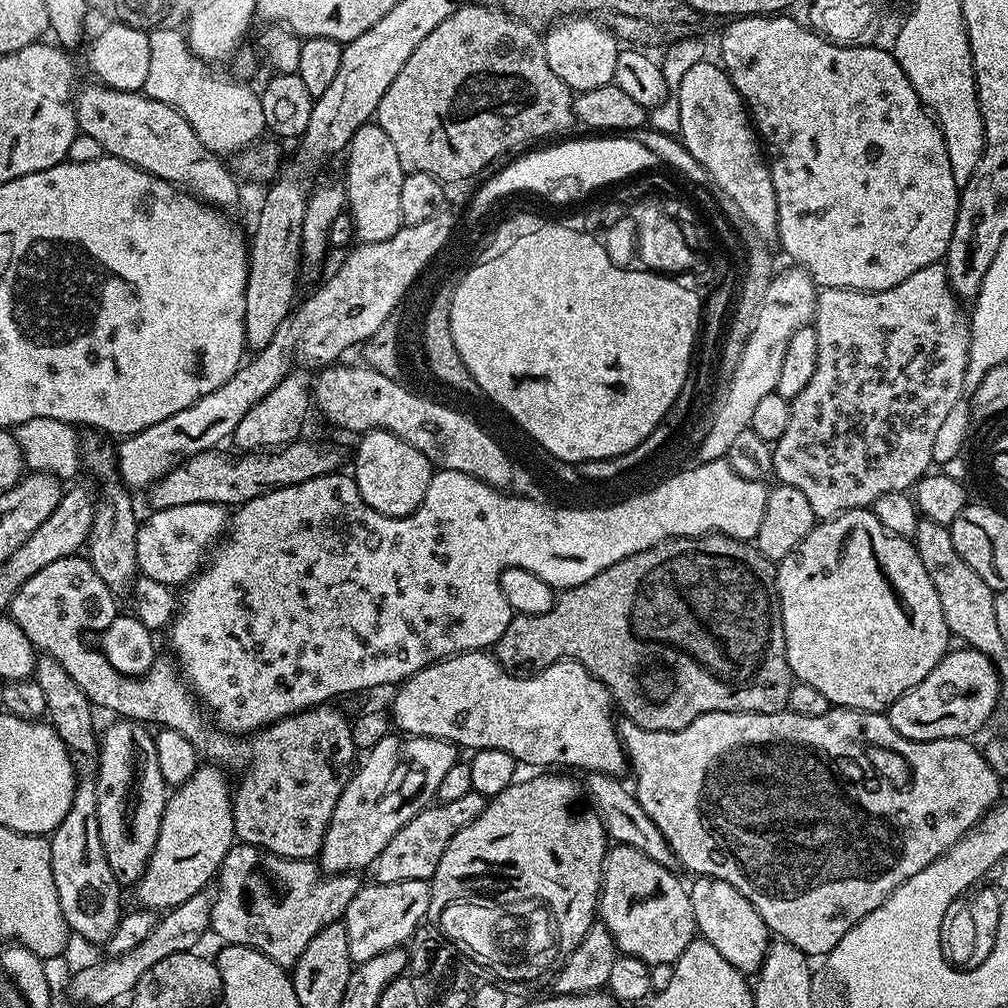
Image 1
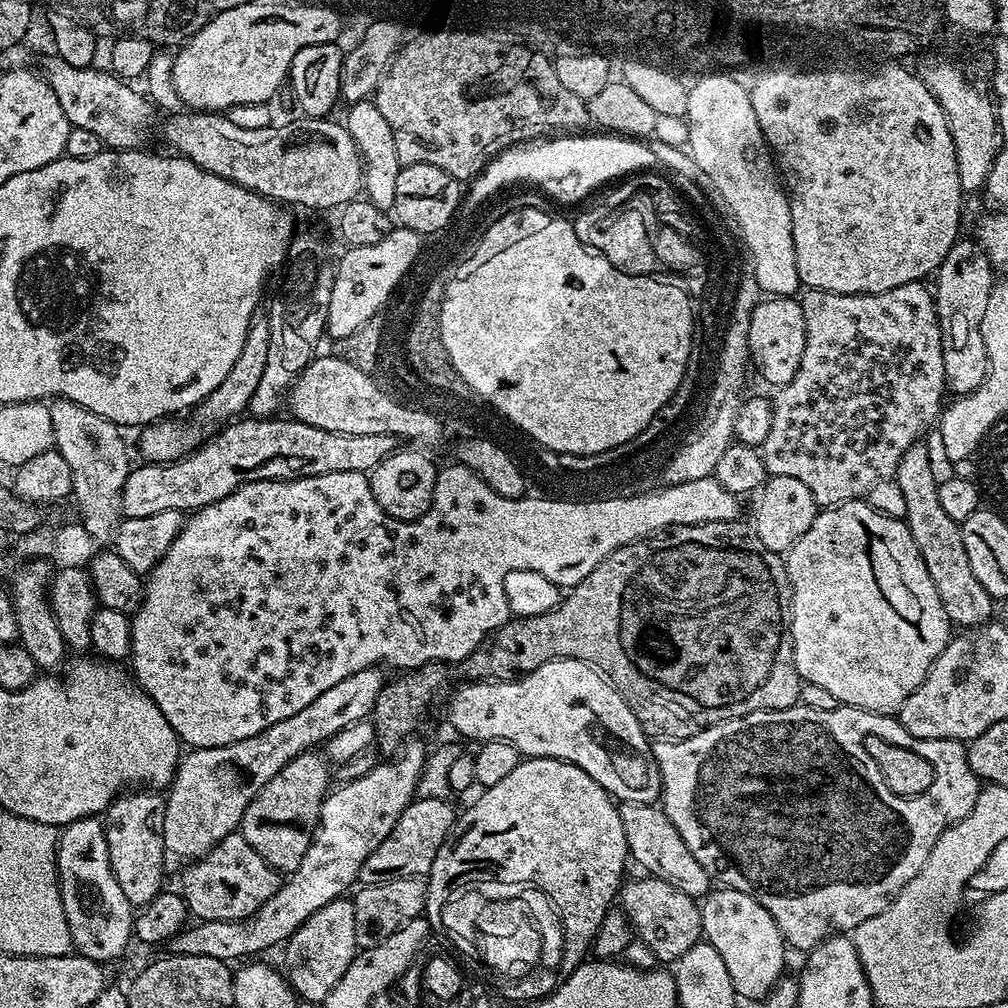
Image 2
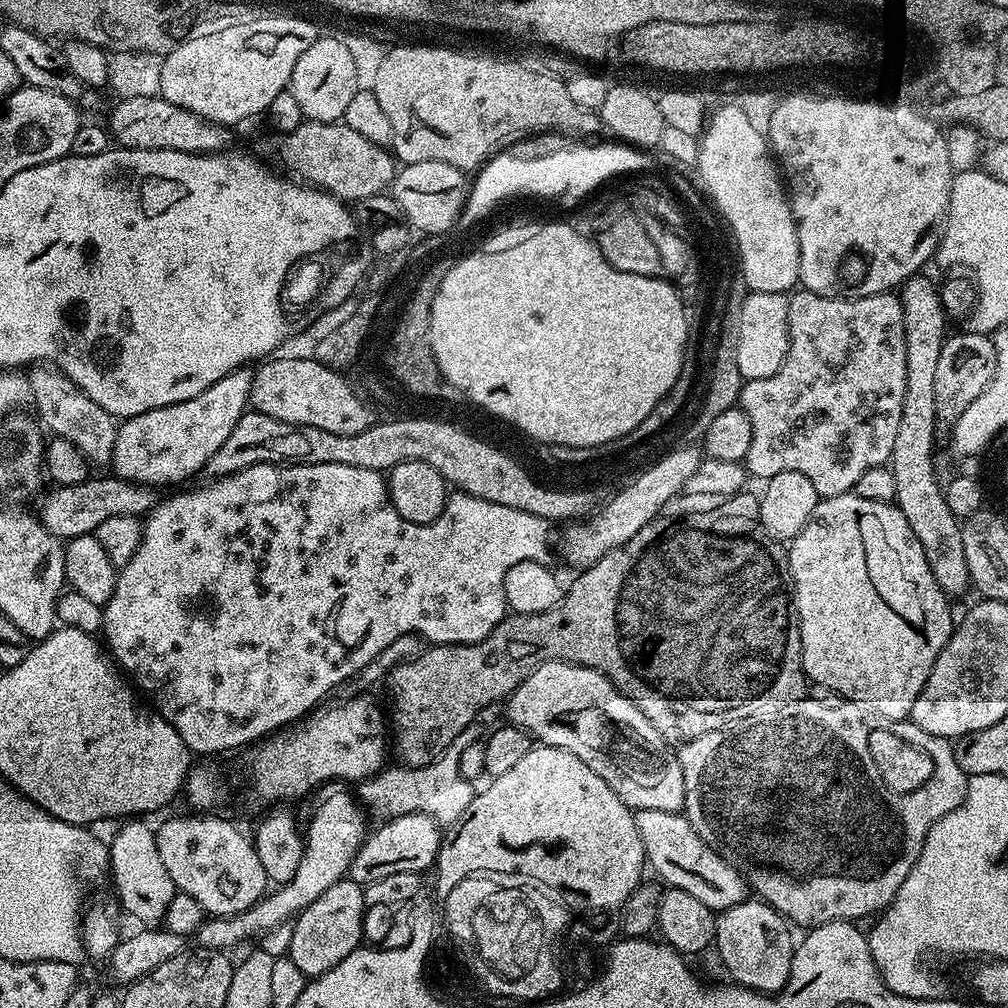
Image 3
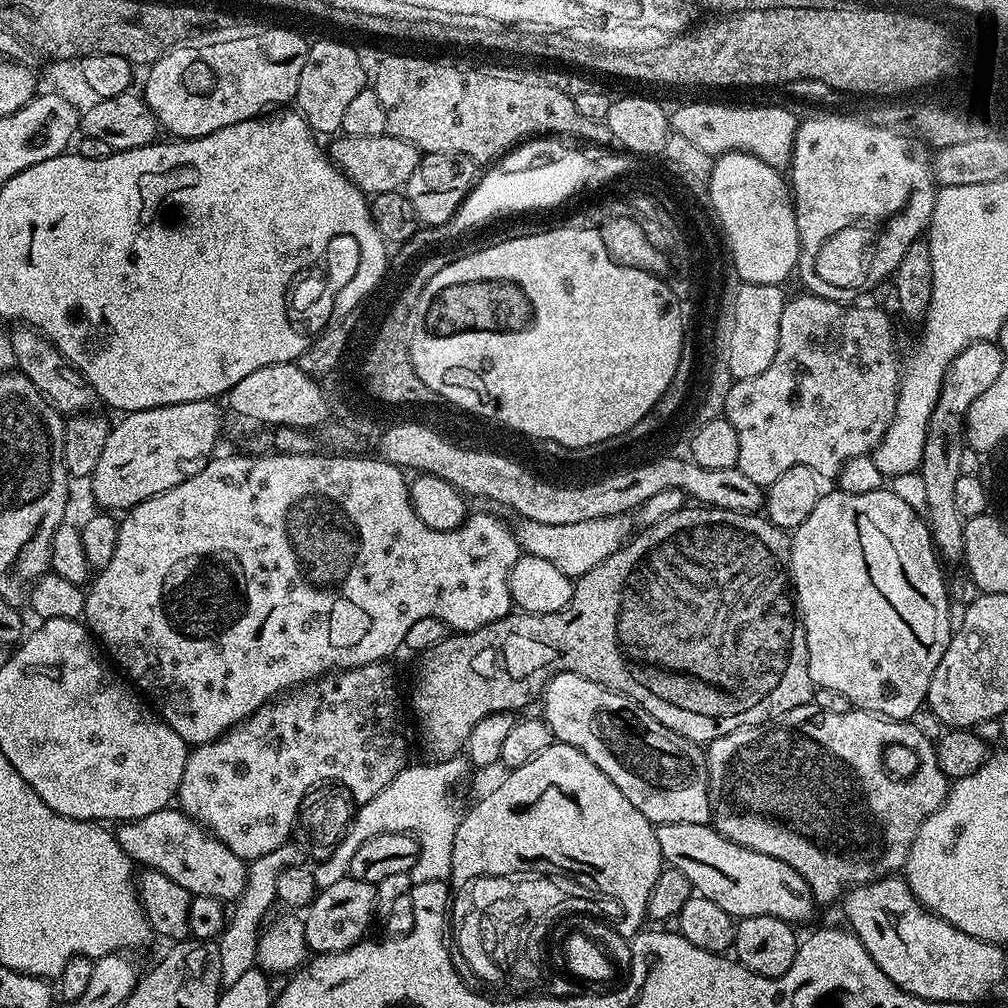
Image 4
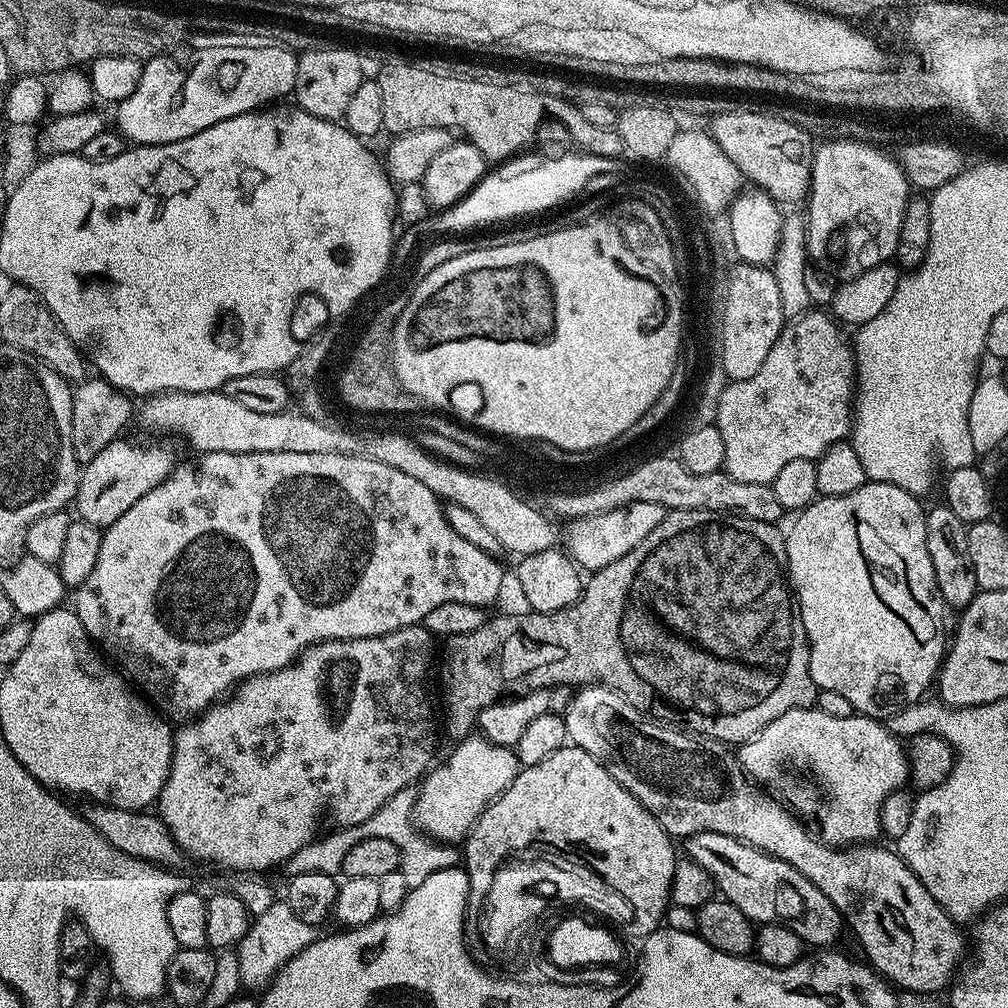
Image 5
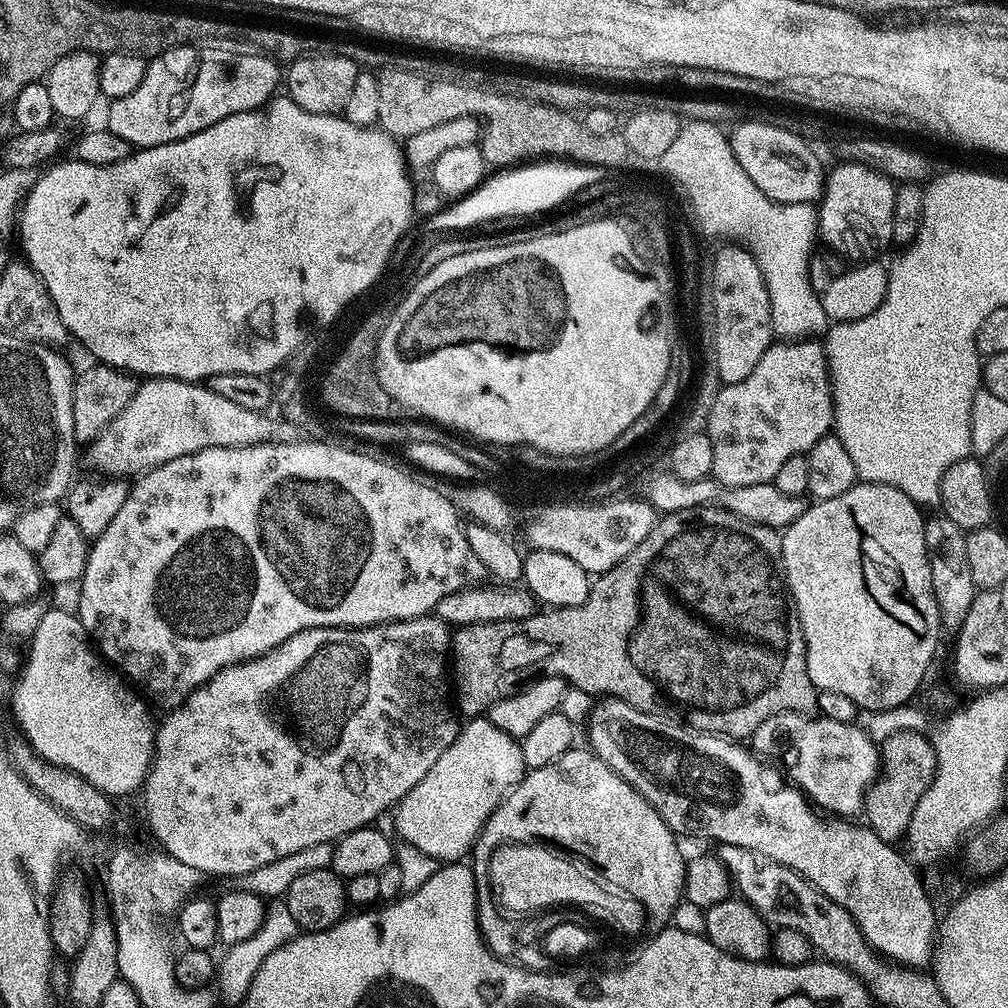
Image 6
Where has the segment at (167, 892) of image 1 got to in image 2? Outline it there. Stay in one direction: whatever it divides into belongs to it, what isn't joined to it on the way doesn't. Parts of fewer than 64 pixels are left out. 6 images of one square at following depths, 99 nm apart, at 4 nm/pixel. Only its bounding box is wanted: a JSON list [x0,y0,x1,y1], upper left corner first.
[164,665,386,869]

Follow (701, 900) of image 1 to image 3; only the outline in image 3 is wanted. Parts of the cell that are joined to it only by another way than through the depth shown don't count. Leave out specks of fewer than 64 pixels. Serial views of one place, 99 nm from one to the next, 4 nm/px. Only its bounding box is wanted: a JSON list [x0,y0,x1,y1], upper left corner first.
[714,898,794,992]

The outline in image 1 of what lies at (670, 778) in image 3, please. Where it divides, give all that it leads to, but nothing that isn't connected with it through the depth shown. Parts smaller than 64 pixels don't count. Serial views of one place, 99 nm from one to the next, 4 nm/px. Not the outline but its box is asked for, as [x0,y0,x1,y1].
[390,651,629,777]

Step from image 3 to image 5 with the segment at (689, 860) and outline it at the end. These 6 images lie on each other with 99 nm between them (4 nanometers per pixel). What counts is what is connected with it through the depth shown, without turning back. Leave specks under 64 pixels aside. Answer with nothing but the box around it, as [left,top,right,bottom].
[683,832,842,946]

